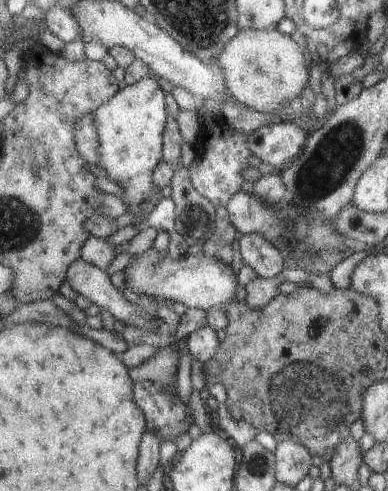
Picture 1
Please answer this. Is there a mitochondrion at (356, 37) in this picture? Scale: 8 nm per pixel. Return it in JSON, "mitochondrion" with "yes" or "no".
{"mitochondrion":"no"}

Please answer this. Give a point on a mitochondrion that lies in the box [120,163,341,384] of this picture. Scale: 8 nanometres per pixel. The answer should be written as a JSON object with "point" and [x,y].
{"point":[296,234]}

